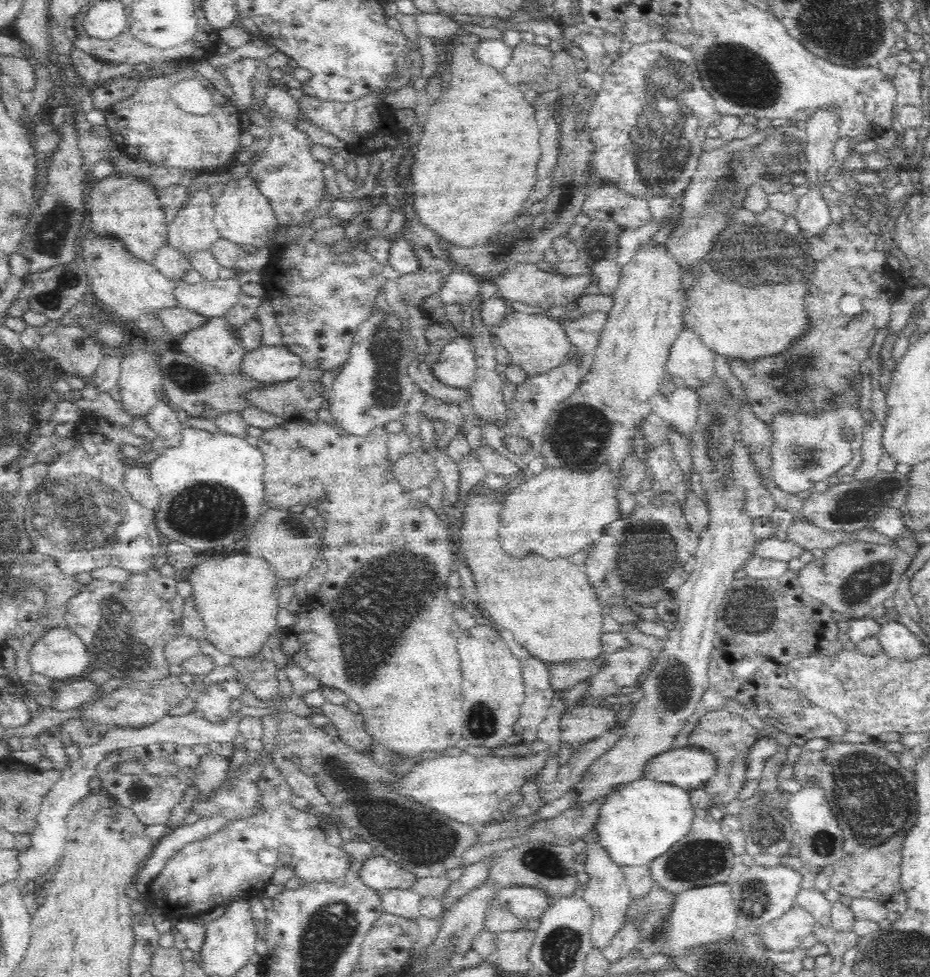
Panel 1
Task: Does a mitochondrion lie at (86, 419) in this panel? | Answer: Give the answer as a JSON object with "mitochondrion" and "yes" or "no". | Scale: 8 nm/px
{"mitochondrion":"no"}

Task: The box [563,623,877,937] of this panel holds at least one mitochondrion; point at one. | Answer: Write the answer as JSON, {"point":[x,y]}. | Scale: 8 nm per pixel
{"point":[699,862]}

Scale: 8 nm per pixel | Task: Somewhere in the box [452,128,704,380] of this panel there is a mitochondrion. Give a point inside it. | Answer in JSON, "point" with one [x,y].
{"point":[500,254]}

